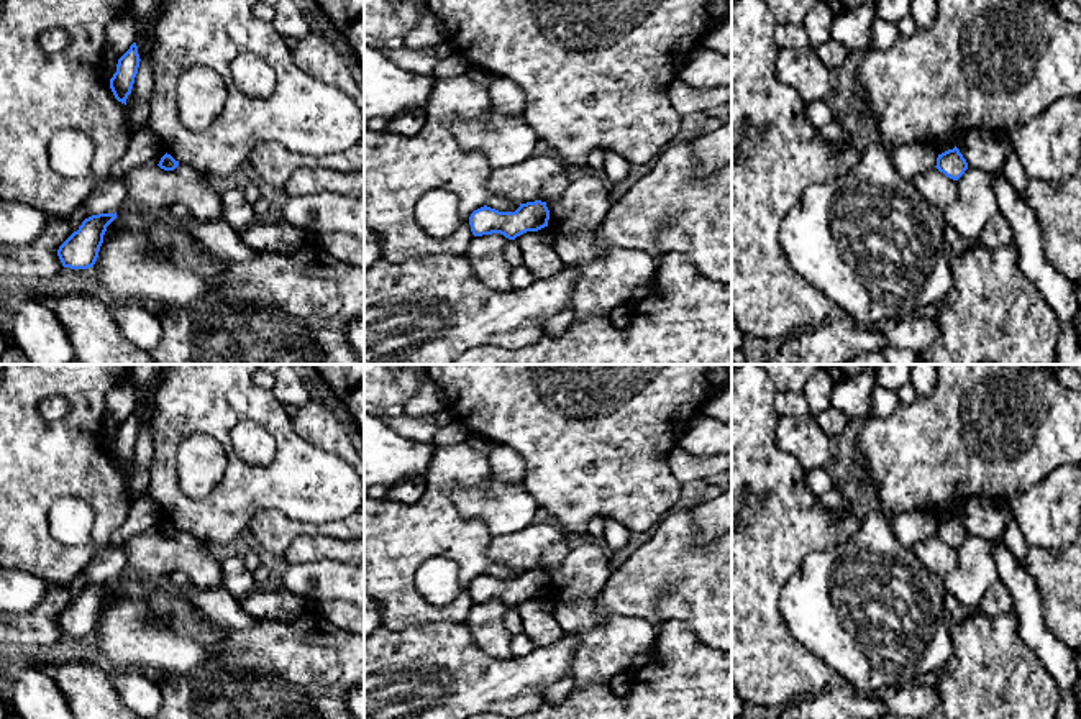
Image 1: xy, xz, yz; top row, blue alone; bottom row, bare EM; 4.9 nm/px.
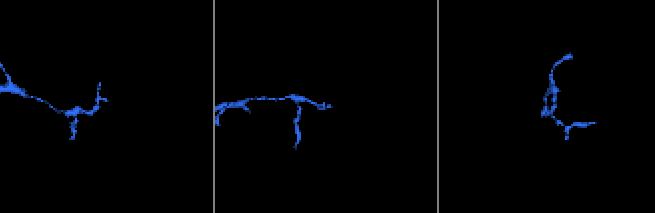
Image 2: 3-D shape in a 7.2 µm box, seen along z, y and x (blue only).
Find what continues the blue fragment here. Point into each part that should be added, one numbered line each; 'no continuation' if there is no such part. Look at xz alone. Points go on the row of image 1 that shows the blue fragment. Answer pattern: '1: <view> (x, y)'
no continuation

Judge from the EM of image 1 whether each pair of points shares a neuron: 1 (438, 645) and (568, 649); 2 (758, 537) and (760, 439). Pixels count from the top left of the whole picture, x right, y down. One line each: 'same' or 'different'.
1: same
2: same

